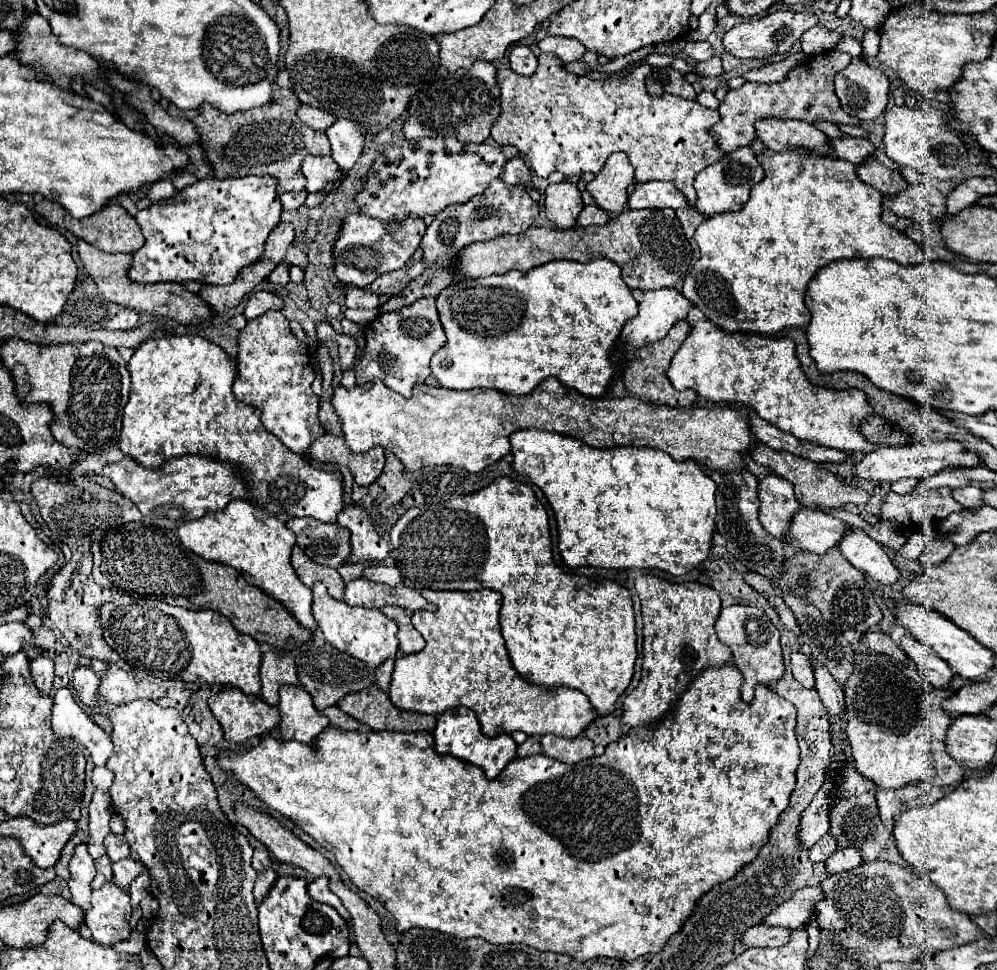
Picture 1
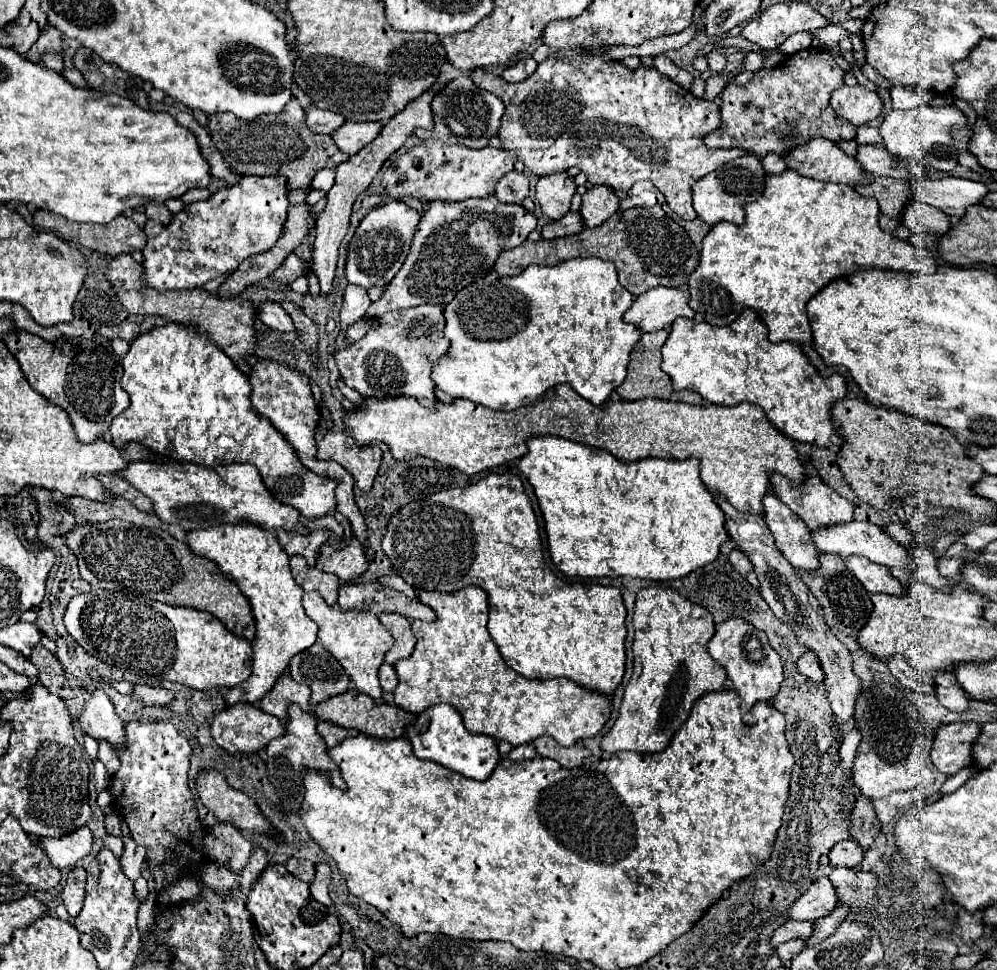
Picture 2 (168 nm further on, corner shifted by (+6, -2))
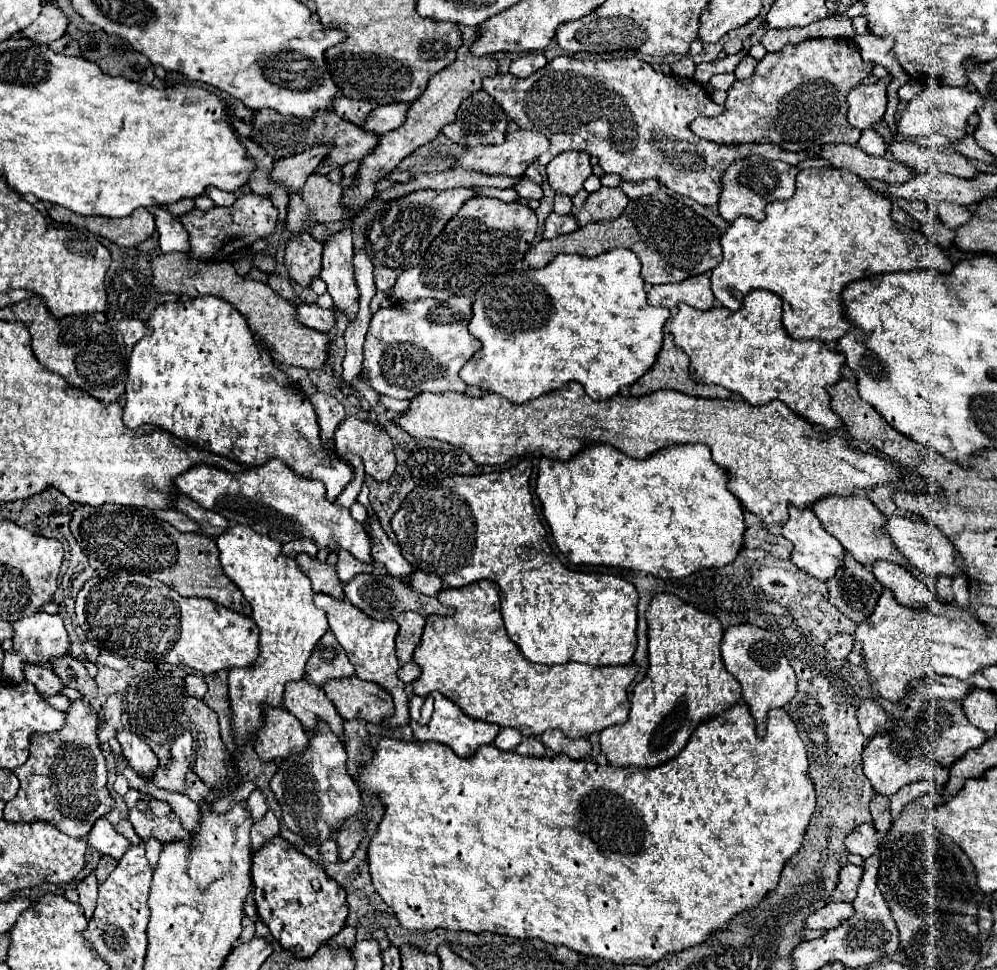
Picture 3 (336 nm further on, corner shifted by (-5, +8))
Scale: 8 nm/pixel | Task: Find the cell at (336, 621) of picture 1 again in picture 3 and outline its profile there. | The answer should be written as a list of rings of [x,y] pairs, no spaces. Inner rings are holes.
[[[315,593],[313,601],[319,609],[323,609],[327,613],[331,631],[335,633],[337,641],[345,649],[349,661],[353,661],[353,665],[355,665],[355,675],[359,675],[363,681],[373,681],[373,683],[385,687],[387,691],[391,691],[393,701],[395,701],[395,715],[391,719],[387,719],[385,725],[389,725],[389,727],[405,725],[409,721],[409,699],[405,693],[405,683],[399,681],[399,677],[397,677],[399,661],[395,655],[395,637],[397,637],[399,625],[395,621],[371,619],[371,617],[363,615],[361,609],[351,605],[347,599],[335,599],[327,593]]]

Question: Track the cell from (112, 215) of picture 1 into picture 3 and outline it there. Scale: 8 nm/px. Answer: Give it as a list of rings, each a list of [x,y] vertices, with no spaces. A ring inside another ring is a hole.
[[[51,207],[49,217],[57,223],[71,223],[75,227],[83,227],[121,247],[133,247],[149,239],[155,231],[155,219],[147,209],[135,209],[127,217],[109,219],[109,217],[99,217],[99,215],[85,217],[63,207]]]

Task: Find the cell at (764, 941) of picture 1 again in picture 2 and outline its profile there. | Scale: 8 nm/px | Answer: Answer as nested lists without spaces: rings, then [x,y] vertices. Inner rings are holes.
[[[788,921],[780,929],[774,931],[772,935],[772,947],[776,949],[778,945],[790,941],[790,939],[810,939],[814,933],[814,921]]]

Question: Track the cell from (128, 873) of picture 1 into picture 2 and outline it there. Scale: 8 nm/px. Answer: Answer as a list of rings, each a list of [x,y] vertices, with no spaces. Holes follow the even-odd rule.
[[[120,831],[120,835],[118,835],[118,837],[124,841],[124,853],[122,853],[122,857],[120,857],[120,863],[122,863],[122,867],[124,867],[124,873],[126,873],[130,879],[138,879],[138,877],[142,875],[142,863],[144,863],[144,847],[136,845],[132,837],[126,837],[126,835],[122,835],[122,831]]]

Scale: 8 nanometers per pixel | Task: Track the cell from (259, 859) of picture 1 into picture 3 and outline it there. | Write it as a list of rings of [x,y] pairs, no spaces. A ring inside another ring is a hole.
[[[255,789],[255,791],[249,795],[249,799],[247,799],[247,809],[251,811],[253,823],[257,823],[257,821],[267,813],[267,805],[265,805],[265,799],[263,799],[263,795],[261,795],[259,789]]]

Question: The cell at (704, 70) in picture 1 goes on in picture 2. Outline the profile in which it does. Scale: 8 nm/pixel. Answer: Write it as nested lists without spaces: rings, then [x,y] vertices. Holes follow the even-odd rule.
[[[710,51],[706,57],[708,57],[708,65],[710,65],[710,71],[712,71],[712,73],[722,73],[722,71],[724,71],[724,67],[726,67],[726,57],[724,57],[724,53],[720,53],[720,51]]]

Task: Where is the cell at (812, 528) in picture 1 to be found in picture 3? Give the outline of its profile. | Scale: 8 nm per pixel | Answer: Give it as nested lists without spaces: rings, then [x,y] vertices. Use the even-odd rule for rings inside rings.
[[[891,515],[891,517],[887,517],[887,521],[883,525],[883,533],[893,541],[895,549],[905,557],[909,569],[915,575],[941,575],[941,573],[957,575],[959,573],[959,569],[953,561],[951,541],[935,525],[925,523],[925,521],[911,521],[911,519],[905,519],[899,515]]]

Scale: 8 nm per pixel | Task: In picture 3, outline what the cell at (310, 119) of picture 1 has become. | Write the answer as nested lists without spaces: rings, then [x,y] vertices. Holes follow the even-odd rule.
[[[337,97],[333,111],[339,117],[343,117],[343,119],[355,123],[355,125],[363,125],[365,117],[371,111],[371,103],[369,101],[353,101],[353,99],[347,99],[347,97]]]

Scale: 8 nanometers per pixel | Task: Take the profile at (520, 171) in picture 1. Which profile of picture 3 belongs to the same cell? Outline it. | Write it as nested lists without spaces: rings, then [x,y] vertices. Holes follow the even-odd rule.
[[[521,175],[513,189],[517,191],[519,199],[541,199],[543,197],[543,189],[527,175]]]

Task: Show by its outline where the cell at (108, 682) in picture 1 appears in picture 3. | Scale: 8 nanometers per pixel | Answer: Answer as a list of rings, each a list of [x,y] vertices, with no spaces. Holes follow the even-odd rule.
[[[187,675],[185,677],[185,691],[191,695],[191,697],[203,697],[205,691],[207,691],[207,683],[203,681],[201,675]]]

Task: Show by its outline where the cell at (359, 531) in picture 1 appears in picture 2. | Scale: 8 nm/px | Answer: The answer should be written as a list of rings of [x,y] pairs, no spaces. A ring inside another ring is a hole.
[[[354,537],[352,543],[344,549],[332,549],[332,545],[324,545],[320,561],[322,561],[322,569],[326,573],[334,573],[340,579],[340,583],[348,583],[360,577],[368,569],[364,547]]]

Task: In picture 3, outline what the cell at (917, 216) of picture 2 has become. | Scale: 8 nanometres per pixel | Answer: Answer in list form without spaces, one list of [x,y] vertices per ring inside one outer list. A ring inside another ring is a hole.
[[[941,201],[941,203],[935,203],[933,209],[939,215],[939,219],[943,221],[943,225],[949,229],[957,229],[959,225],[963,225],[971,219],[971,211],[963,205],[957,205],[957,203]]]

